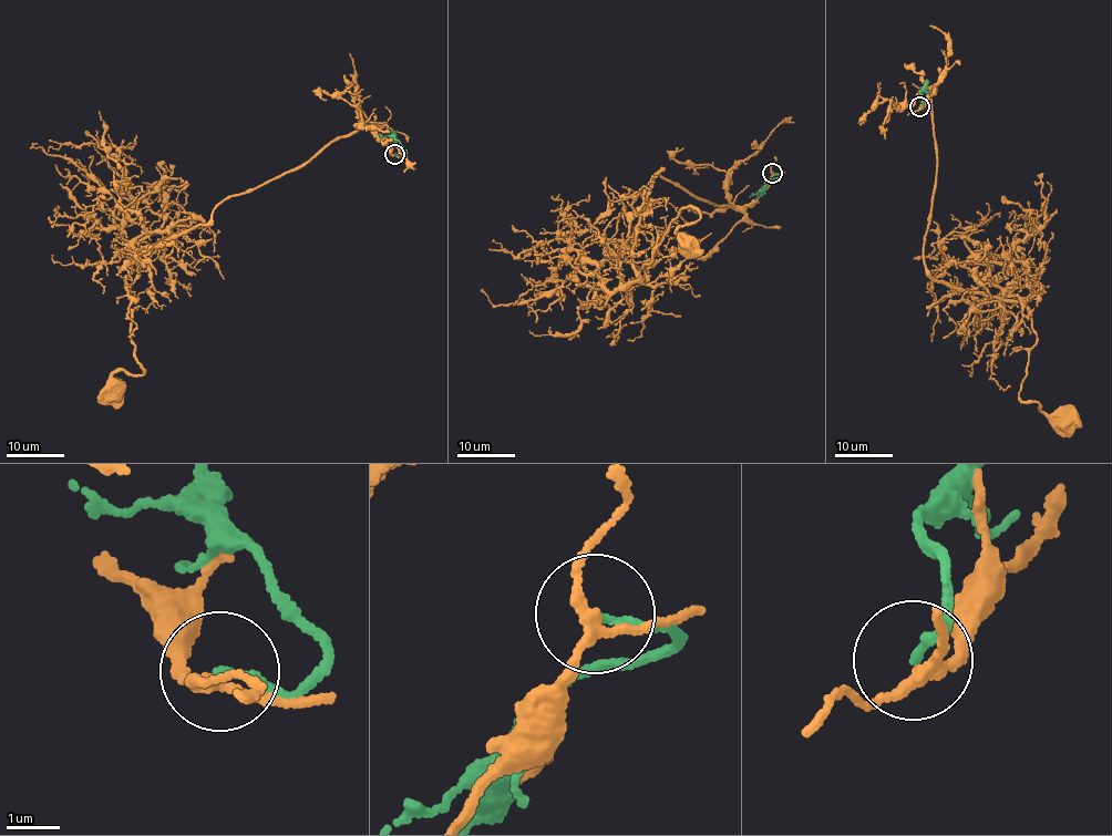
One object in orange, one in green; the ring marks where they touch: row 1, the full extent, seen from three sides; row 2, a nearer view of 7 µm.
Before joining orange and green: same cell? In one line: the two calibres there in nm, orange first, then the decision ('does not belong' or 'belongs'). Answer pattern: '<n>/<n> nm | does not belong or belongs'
180/150 nm | does not belong

